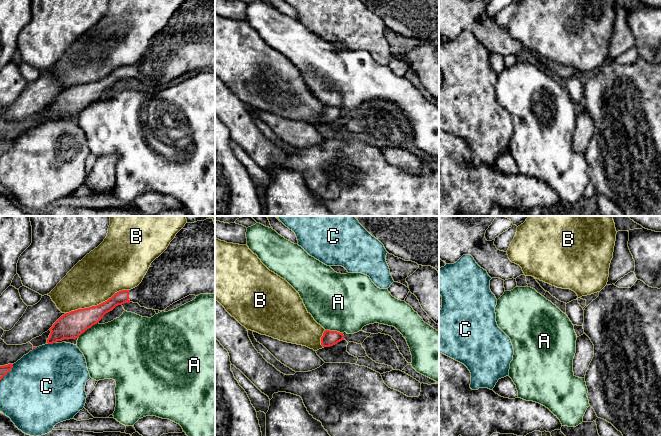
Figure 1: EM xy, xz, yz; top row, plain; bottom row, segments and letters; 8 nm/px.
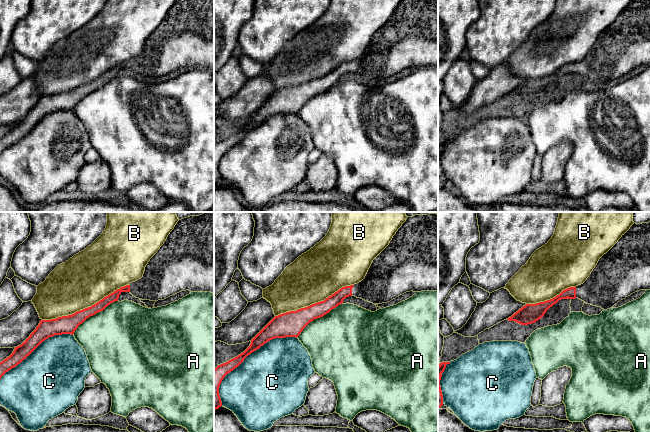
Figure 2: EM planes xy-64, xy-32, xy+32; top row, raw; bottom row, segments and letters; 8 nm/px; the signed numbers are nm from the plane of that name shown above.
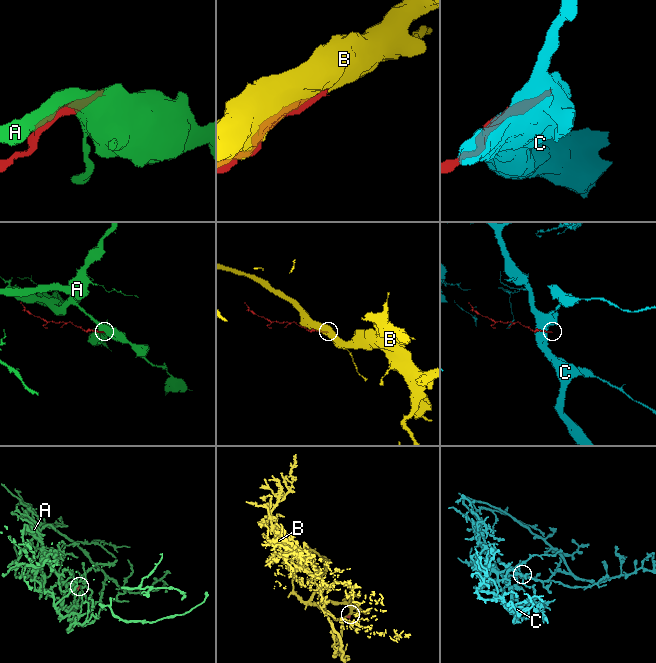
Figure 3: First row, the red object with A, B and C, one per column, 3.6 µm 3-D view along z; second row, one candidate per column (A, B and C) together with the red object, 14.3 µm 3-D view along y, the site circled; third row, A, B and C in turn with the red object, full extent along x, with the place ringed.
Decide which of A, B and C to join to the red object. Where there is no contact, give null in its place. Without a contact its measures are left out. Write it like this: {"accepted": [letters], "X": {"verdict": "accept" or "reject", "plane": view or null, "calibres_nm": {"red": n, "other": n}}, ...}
{"accepted": [], "A": {"verdict": "reject", "plane": "xy", "calibres_nm": {"red": 220, "other": 440}}, "B": {"verdict": "reject", "plane": "xy", "calibres_nm": {"red": 200, "other": 380}}, "C": {"verdict": "reject", "plane": "xy", "calibres_nm": {"red": 70, "other": 500}}}

